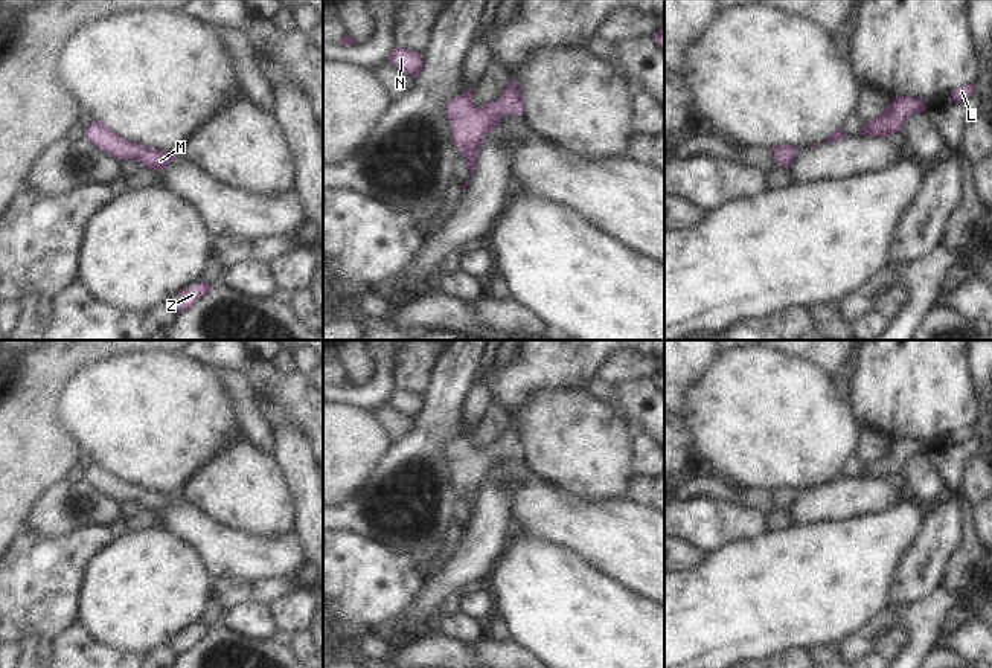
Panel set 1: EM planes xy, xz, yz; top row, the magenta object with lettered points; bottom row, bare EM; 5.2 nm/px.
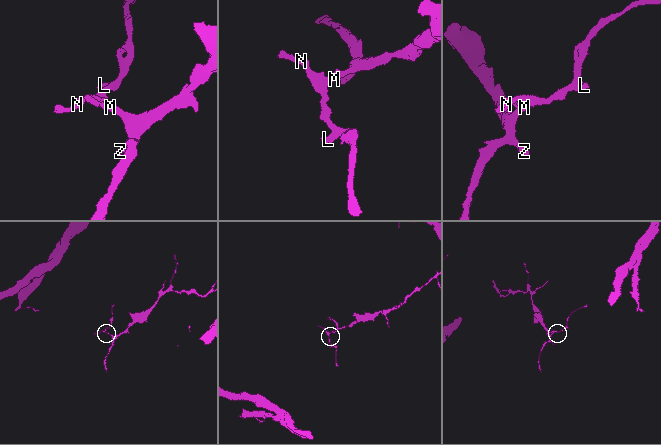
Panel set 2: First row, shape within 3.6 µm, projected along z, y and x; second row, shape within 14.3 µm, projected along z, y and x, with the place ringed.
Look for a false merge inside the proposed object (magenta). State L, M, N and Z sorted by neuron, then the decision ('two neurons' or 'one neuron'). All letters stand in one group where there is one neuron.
groups L M N Z; one neuron

